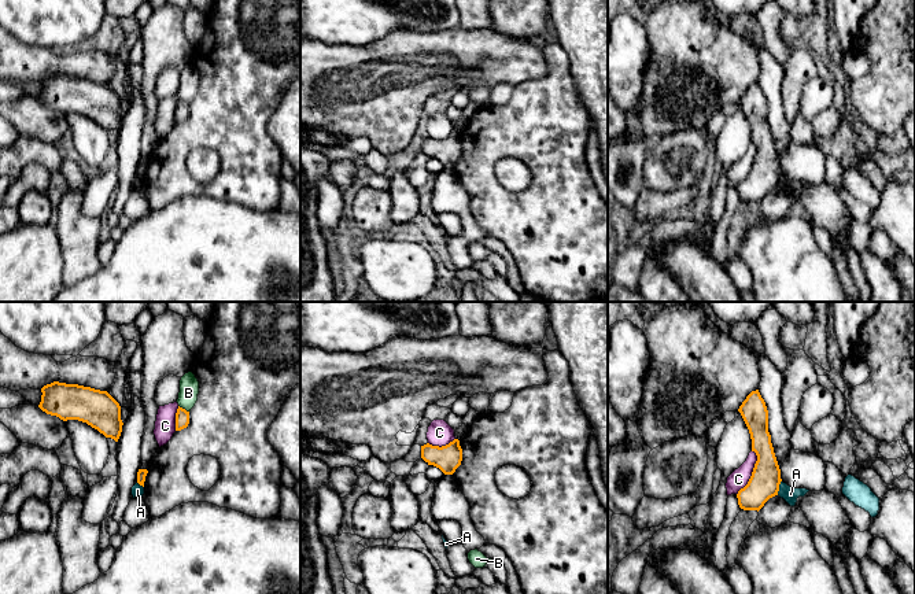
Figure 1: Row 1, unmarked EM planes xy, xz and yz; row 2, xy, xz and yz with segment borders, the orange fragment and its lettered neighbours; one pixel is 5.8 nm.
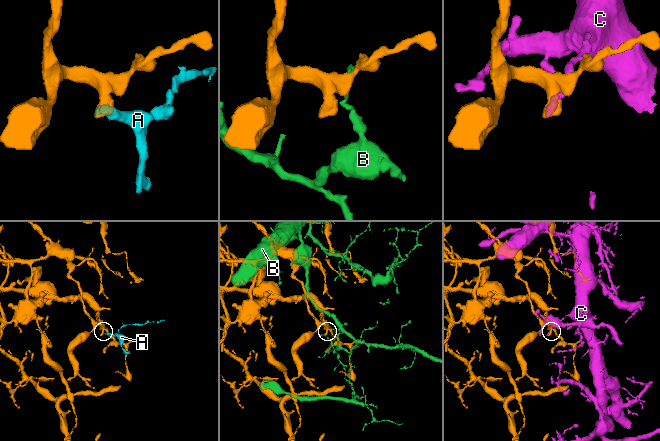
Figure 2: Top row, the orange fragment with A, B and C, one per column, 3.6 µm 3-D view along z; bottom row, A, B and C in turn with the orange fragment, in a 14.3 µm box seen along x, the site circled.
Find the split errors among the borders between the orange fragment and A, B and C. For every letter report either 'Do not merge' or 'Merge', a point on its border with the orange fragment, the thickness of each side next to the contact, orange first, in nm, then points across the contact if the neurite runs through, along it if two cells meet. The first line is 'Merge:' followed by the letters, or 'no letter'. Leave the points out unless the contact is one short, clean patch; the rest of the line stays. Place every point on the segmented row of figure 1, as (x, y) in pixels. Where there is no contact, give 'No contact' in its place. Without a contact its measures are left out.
Merge: no letter
A: Do not merge. Touches orange at yz (778, 487). Thickness 180 nm (orange) against 90 nm. Boundary: yz (781, 480), (777, 494)
B: Do not merge. Touches orange at xy (184, 409). Thickness 80 nm (orange) against 110 nm
C: Do not merge. Touches orange at yz (752, 472). Thickness 180 nm (orange) against 110 nm

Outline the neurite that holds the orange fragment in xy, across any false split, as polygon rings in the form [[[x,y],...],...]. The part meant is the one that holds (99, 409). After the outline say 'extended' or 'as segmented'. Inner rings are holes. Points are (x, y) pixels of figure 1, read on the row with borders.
[[[54,381],[41,388],[38,407],[63,421],[78,420],[118,442],[122,432],[121,406],[107,392],[78,384]]]; as segmented

